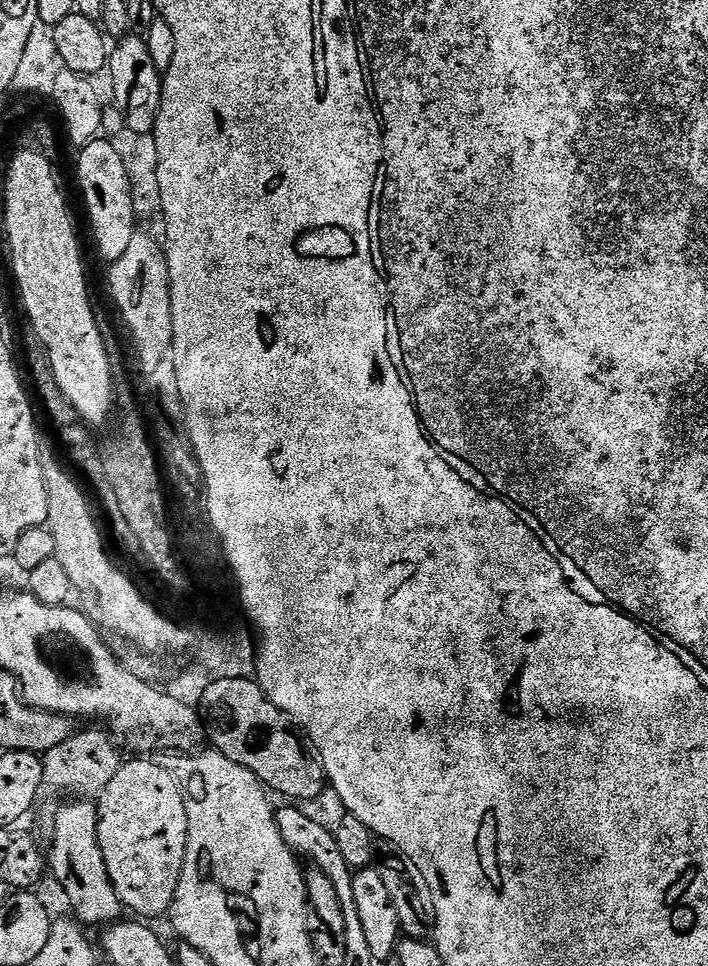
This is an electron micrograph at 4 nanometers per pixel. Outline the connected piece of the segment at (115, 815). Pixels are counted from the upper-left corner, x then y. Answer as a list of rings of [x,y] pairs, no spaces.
[[[136,758],[121,763],[118,774],[110,778],[110,786],[98,796],[98,842],[102,846],[102,858],[106,858],[106,870],[112,879],[116,893],[120,895],[121,905],[129,913],[140,918],[160,916],[169,911],[176,897],[180,875],[184,869],[184,859],[188,849],[188,815],[184,785],[181,777],[155,764],[152,758]]]

